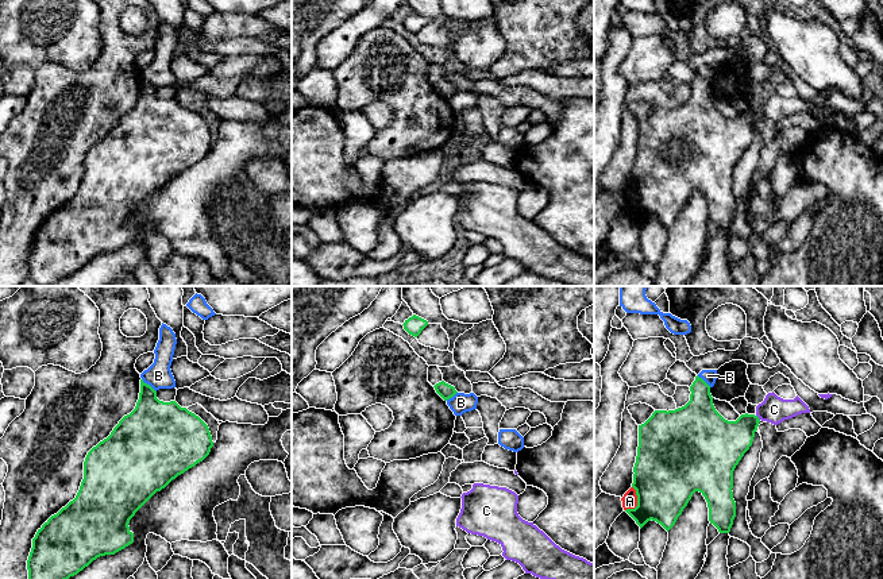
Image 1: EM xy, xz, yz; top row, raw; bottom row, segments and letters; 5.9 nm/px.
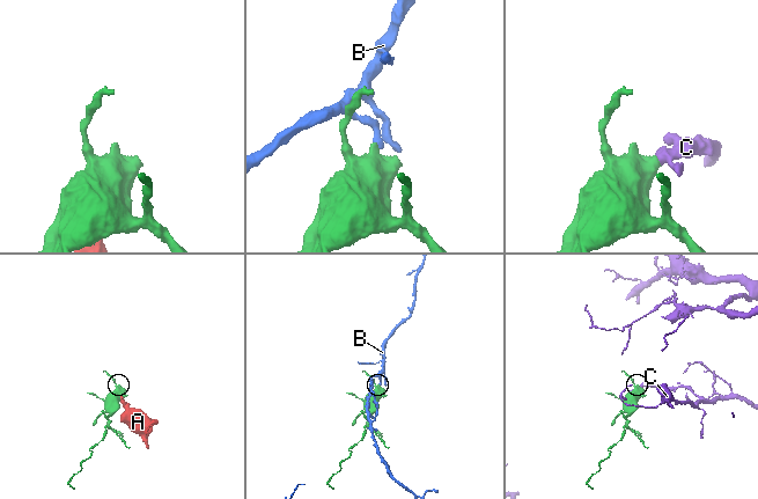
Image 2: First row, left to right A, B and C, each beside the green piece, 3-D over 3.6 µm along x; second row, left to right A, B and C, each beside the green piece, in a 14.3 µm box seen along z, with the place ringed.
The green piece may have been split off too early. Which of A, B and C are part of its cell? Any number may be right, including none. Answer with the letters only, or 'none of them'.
C

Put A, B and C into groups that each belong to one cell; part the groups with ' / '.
A / B / C

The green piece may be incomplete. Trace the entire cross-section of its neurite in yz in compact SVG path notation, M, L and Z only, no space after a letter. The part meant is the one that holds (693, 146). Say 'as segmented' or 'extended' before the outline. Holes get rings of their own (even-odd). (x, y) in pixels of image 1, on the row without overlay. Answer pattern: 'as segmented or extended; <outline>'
extended; M698 73L690 84L690 99L675 108L655 108L639 123L639 144L633 165L633 181L637 204L625 209L640 227L648 219L656 219L667 229L687 204L695 189L699 189L709 205L709 219L720 231L729 231L736 215L733 197L733 169L744 151L752 143L760 119L774 123L802 111L810 111L809 104L797 93L783 97L774 89L768 90L756 104L755 112L741 112L736 119L725 117L714 105L710 84Z

